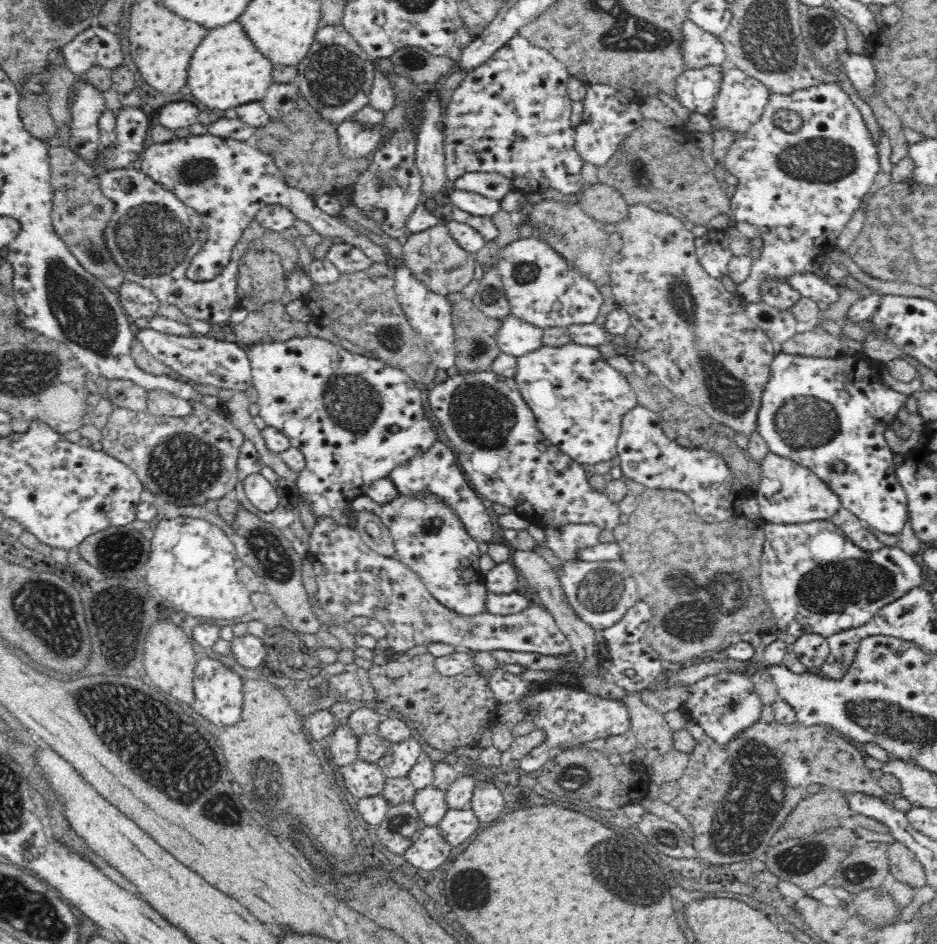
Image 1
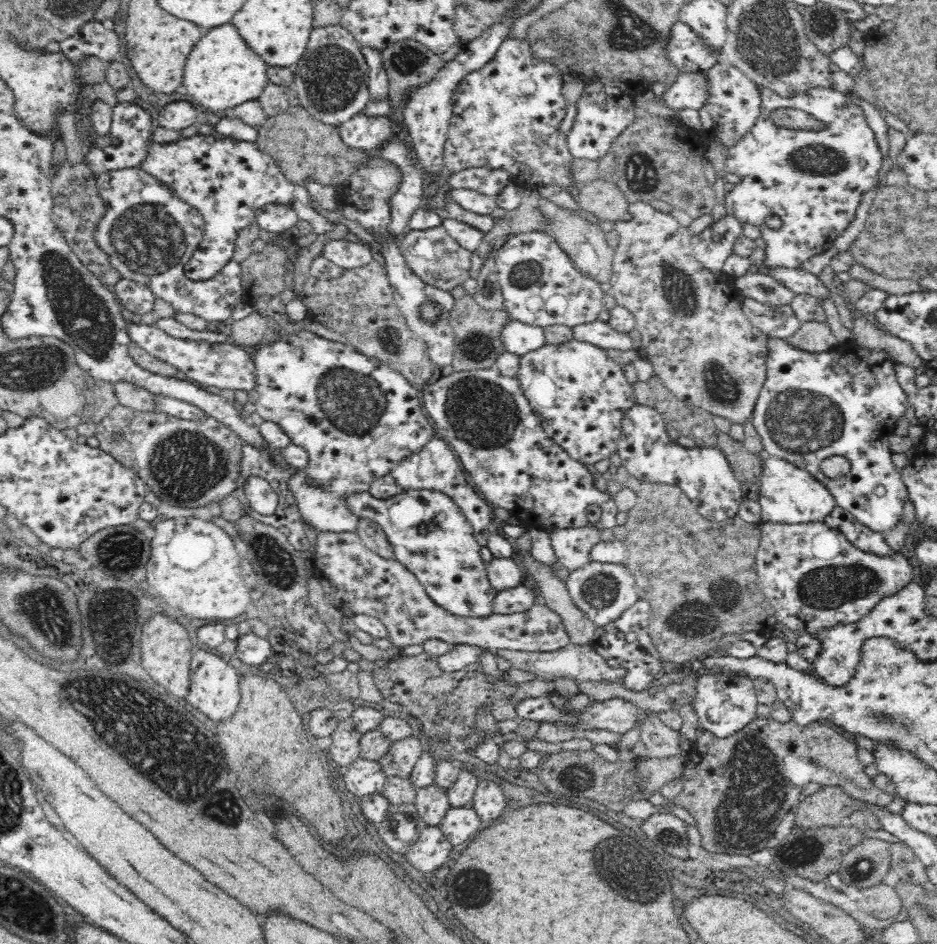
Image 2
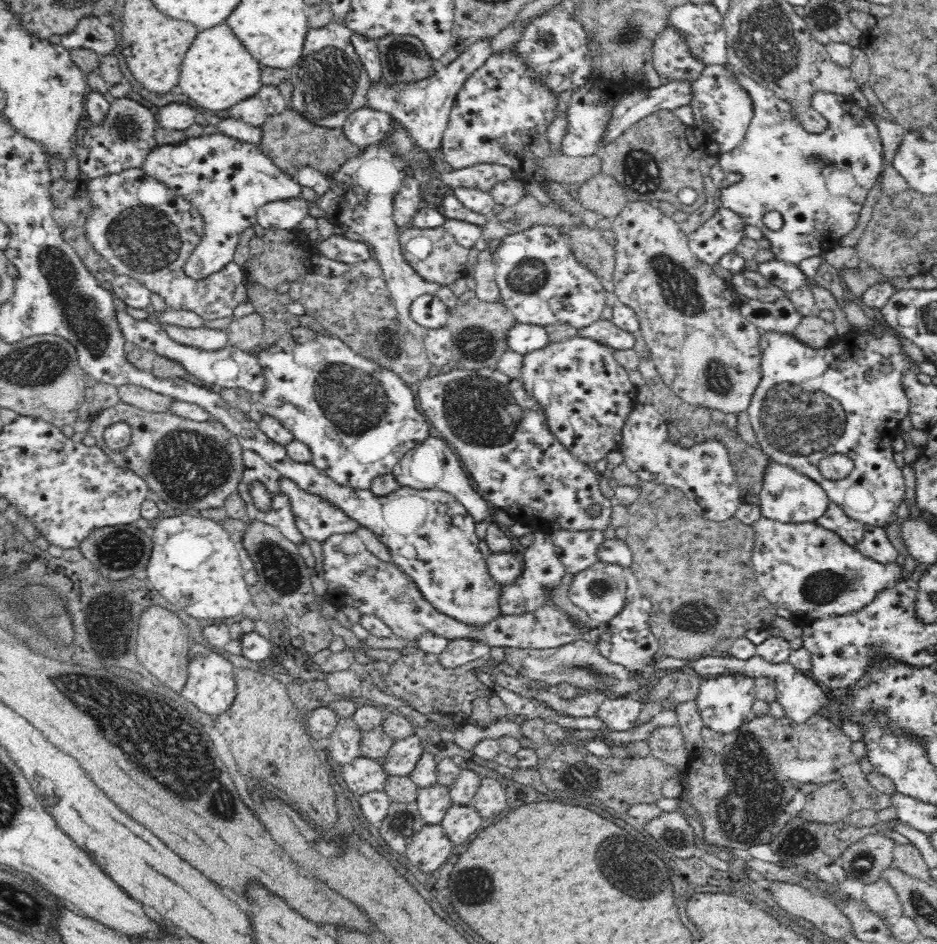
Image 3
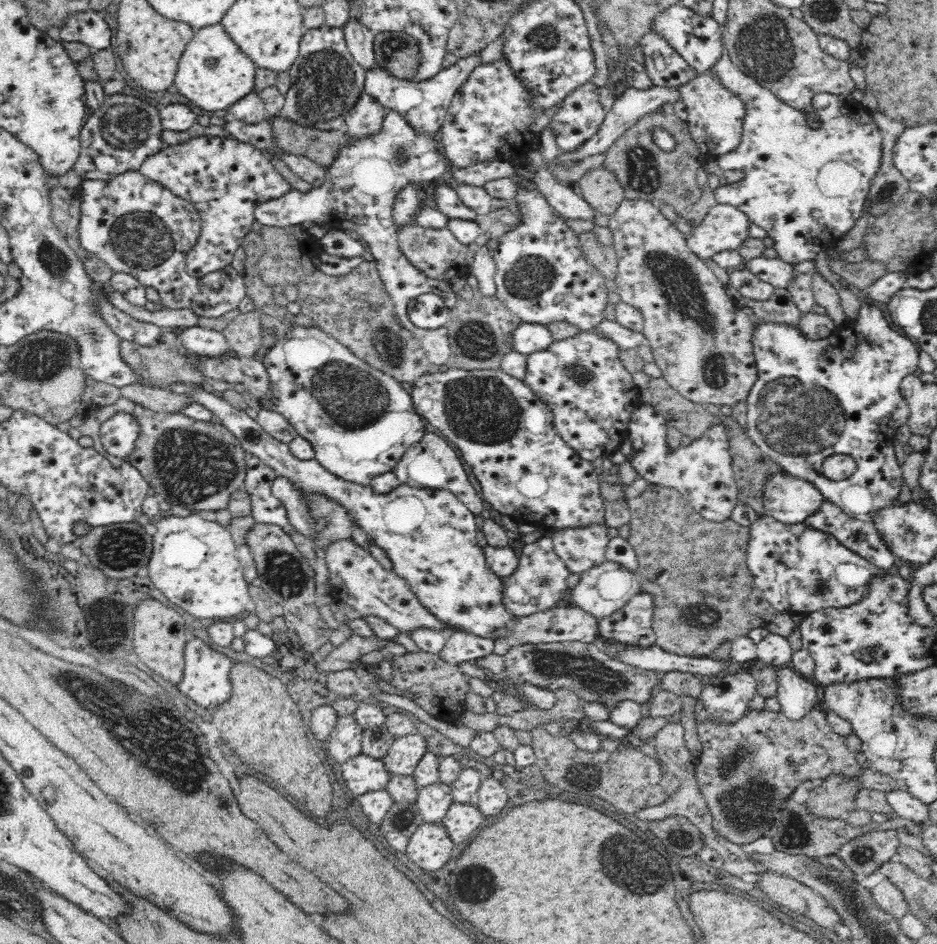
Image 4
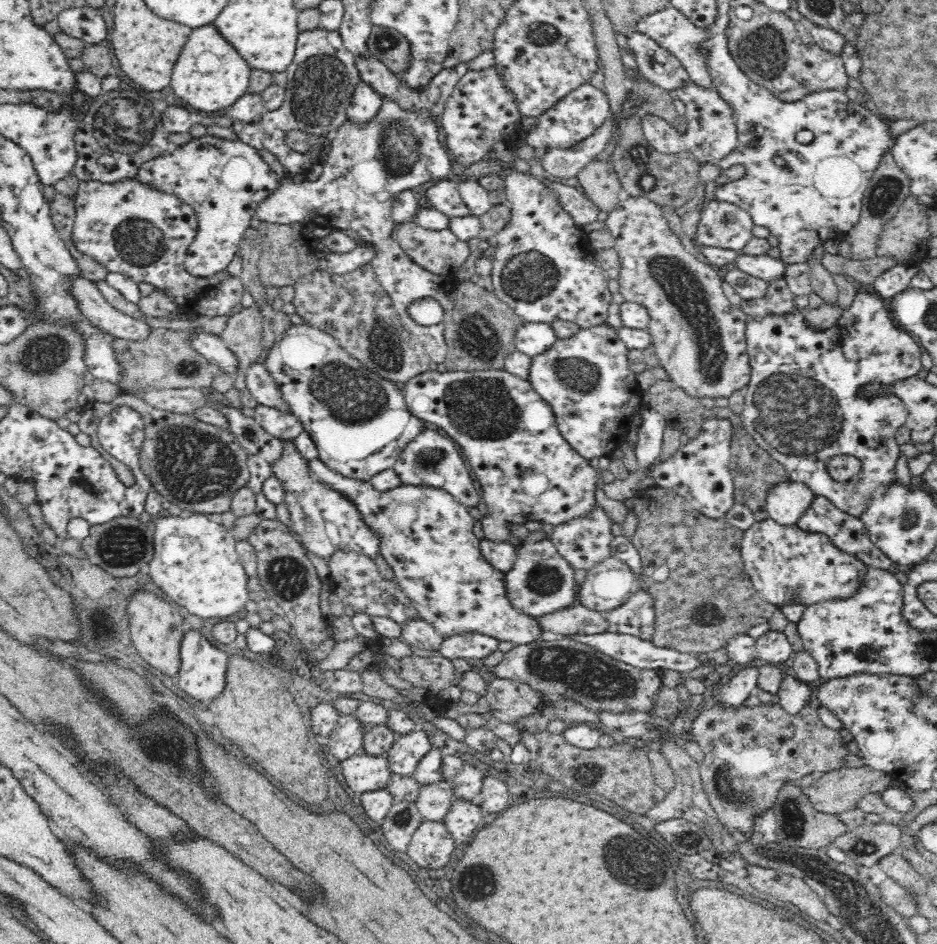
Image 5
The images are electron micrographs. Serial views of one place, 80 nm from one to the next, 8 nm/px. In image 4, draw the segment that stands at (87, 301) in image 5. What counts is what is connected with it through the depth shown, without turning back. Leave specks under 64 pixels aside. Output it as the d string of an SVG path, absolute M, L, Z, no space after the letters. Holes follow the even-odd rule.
M104 301L101 304L99 313L122 341L154 347L157 346L161 339L161 334L165 331L154 323L132 318L132 316L122 312L122 310L116 308L109 301Z

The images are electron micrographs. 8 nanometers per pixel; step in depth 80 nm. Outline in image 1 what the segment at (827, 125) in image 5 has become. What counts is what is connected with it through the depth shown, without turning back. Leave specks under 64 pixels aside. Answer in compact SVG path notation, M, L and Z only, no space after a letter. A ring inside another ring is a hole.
M839 82L836 83L824 83L818 86L810 86L808 88L794 90L790 94L778 94L770 93L768 104L765 106L762 116L754 123L744 134L737 136L736 140L730 145L725 155L725 168L728 168L730 175L733 175L738 179L738 185L736 186L736 192L731 198L731 209L733 216L737 221L749 222L754 224L760 232L760 237L763 240L763 246L761 248L760 256L753 261L750 276L740 284L737 284L736 294L742 299L742 304L747 305L750 303L762 303L763 298L761 295L761 284L768 279L780 279L786 282L788 277L795 274L806 274L813 272L812 260L817 257L824 256L830 250L836 246L836 239L842 230L850 220L852 220L852 214L856 212L861 206L861 199L870 190L870 187L874 183L874 180L880 170L878 164L878 149L870 137L870 131L864 123L864 118L859 111L859 108L854 104L854 101L850 98L850 95L843 89ZM778 110L792 110L800 116L801 125L794 132L788 133L777 127L773 123L774 114Z

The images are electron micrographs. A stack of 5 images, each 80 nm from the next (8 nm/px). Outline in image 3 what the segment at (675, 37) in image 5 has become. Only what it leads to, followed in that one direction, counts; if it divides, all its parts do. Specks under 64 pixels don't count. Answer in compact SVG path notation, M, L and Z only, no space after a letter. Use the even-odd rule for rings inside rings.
M712 1L700 4L687 2L674 7L667 16L667 24L686 35L691 53L705 64L727 62L723 14Z

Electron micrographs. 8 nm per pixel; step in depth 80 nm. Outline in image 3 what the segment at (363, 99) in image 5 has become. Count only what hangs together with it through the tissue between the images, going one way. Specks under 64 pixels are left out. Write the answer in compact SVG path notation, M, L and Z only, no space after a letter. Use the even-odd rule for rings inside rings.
M362 107L346 119L342 126L344 137L361 149L378 145L392 130L392 119L388 113Z

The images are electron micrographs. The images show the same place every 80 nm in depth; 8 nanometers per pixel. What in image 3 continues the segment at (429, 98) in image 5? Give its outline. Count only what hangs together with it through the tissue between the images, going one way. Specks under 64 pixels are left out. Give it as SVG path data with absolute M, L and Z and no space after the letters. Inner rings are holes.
M494 38L476 42L460 52L457 58L448 65L439 66L431 77L417 83L388 85L384 82L379 85L372 85L367 94L367 106L372 110L388 113L394 119L400 120L416 145L424 153L432 154L432 152L436 152L441 148L443 134L457 92L466 82L466 78L476 72L494 54L492 42L494 42Z

